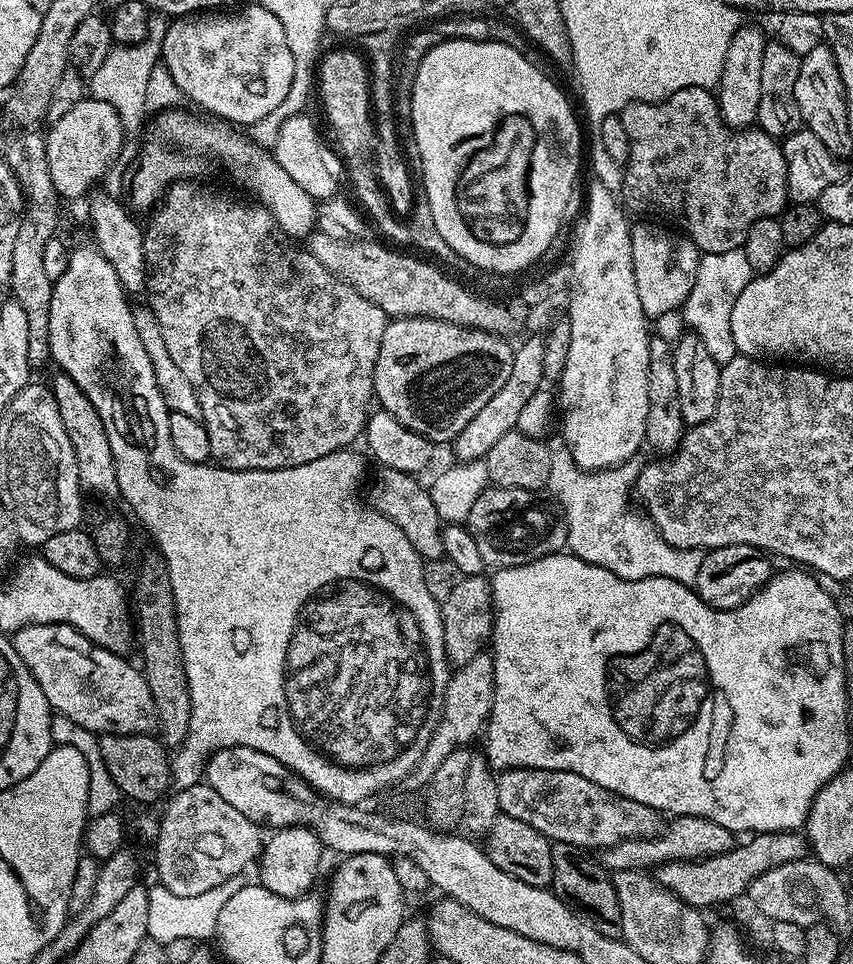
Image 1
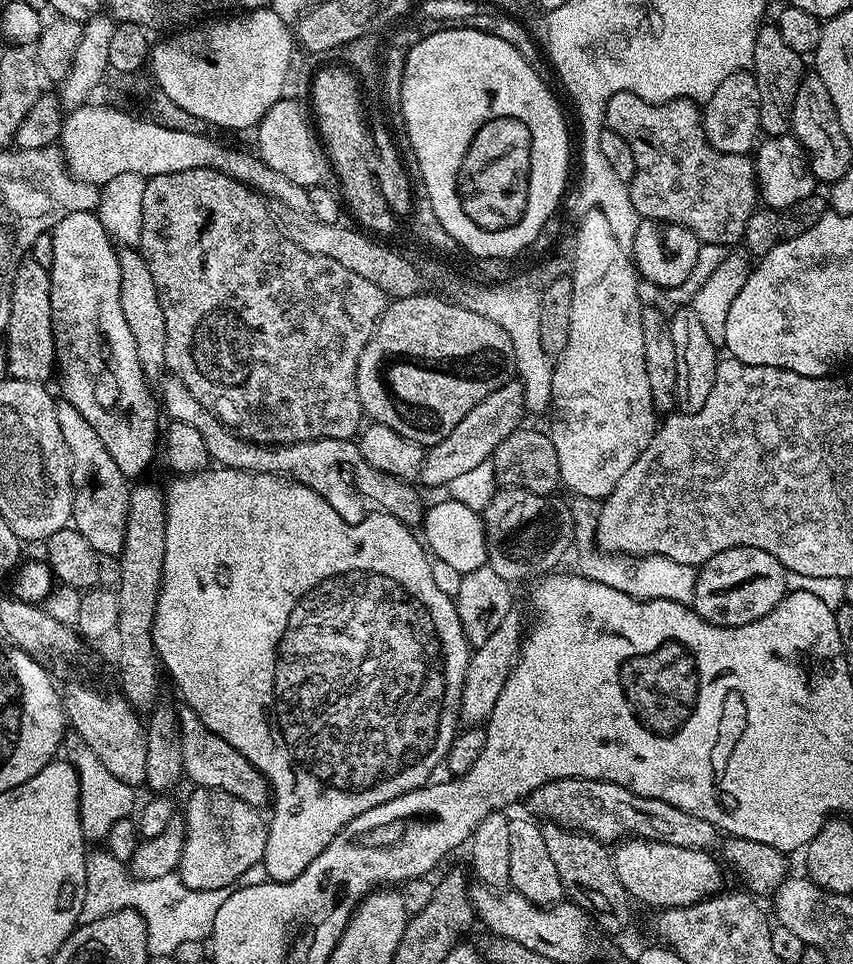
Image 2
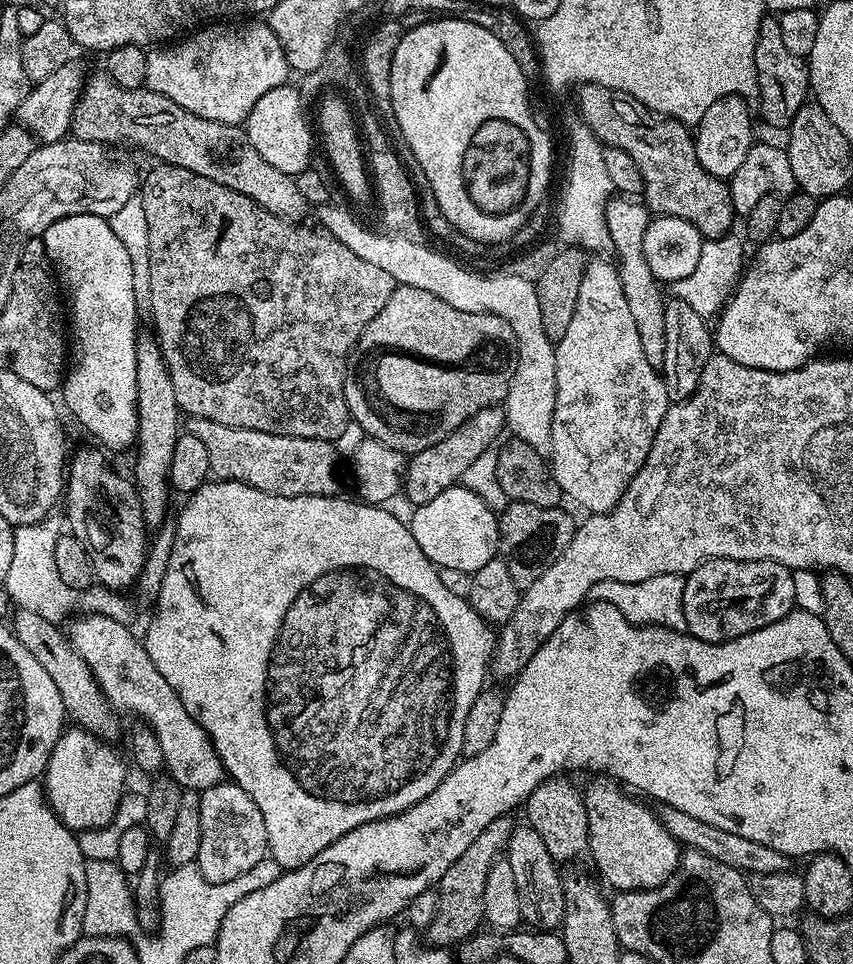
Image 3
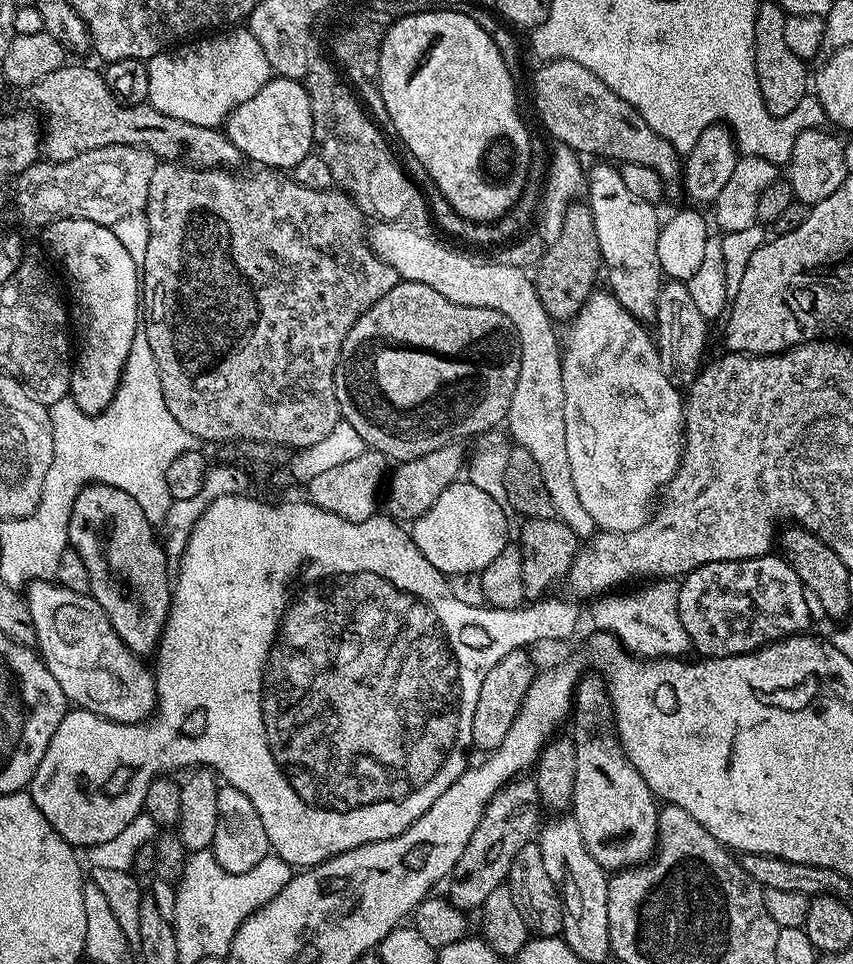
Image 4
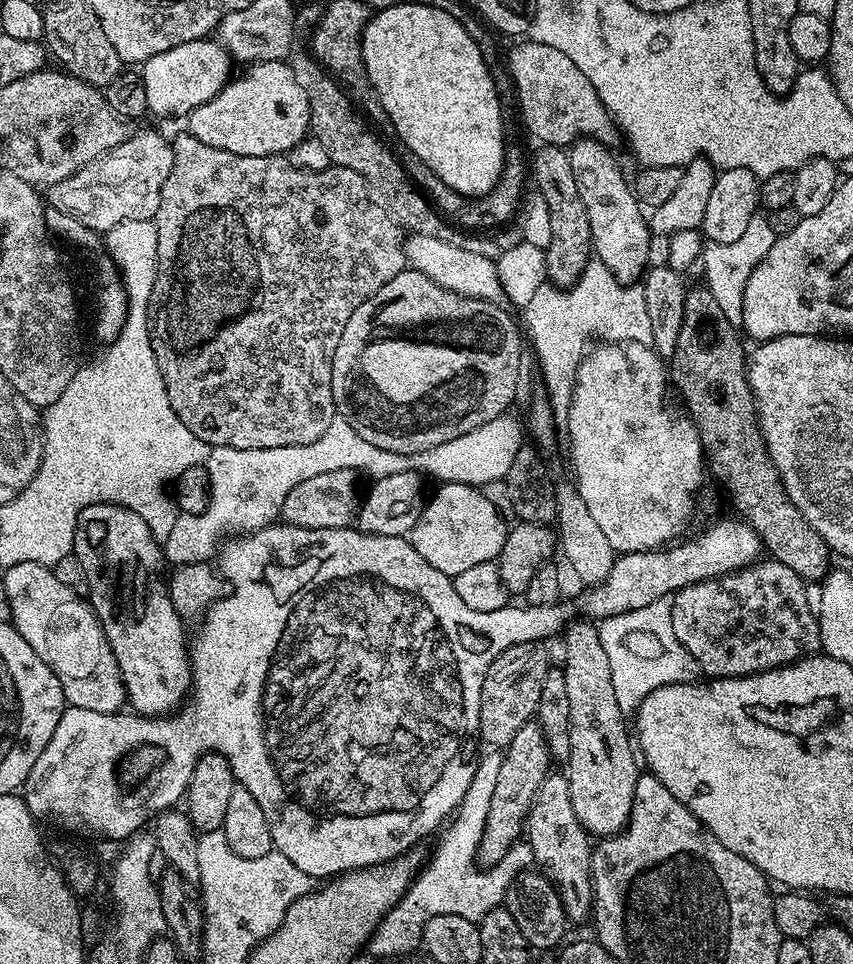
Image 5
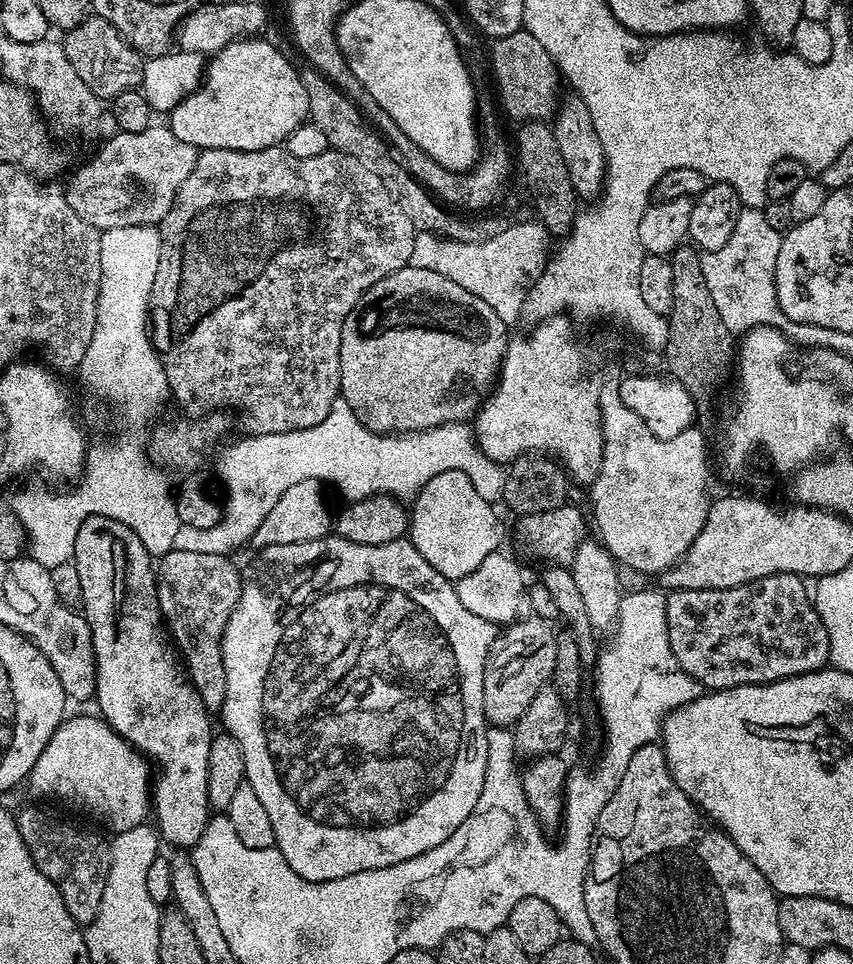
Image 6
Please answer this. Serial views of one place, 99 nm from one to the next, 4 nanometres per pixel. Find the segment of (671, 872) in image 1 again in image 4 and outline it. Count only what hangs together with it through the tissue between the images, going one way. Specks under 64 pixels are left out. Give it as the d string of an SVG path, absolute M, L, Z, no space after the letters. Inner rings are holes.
M591 674L576 685L576 694L572 698L570 713L570 735L576 743L578 767L574 773L574 794L572 795L571 815L574 817L578 830L582 834L582 842L586 850L601 864L605 870L635 868L636 865L653 859L656 851L656 818L658 800L652 795L650 786L646 786L646 778L634 770L634 766L626 758L620 748L616 729L612 718L612 703L608 697L608 685L603 675Z

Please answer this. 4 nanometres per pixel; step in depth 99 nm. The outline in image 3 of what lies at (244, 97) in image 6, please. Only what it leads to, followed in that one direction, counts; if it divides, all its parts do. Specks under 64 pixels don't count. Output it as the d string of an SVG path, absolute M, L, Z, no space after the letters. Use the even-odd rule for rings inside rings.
M286 82L274 90L266 90L266 94L254 102L254 110L250 110L246 121L246 131L250 146L254 146L254 150L258 150L258 154L270 162L270 166L282 170L282 174L295 177L313 163L314 128L309 113L308 116L304 113L304 100L299 90L291 88L291 83Z

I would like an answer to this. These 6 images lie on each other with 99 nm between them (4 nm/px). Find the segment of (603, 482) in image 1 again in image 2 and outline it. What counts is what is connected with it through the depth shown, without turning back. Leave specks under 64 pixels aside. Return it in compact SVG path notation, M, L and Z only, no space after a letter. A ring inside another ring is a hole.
M580 498L575 502L577 504L571 505L574 548L575 551L584 552L580 556L579 575L585 576L587 580L602 582L614 590L622 590L622 594L630 594L636 600L673 600L679 604L691 605L697 574L693 565L674 562L665 556L621 556L597 550L594 547L597 513L593 501Z

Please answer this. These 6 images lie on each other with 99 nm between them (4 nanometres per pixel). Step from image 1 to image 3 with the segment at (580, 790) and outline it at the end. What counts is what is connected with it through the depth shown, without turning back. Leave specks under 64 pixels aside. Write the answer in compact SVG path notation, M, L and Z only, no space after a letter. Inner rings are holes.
M669 804L659 805L658 815L661 826L675 838L677 844L694 848L702 854L710 854L710 858L714 858L717 862L726 862L726 866L734 870L751 874L753 877L789 871L789 856L774 850L774 846L762 846L762 842L742 838L742 834L734 834L732 828L722 830L719 826L710 826L710 822L701 822L700 819L693 818L691 814L685 814L682 810L674 810L674 806Z

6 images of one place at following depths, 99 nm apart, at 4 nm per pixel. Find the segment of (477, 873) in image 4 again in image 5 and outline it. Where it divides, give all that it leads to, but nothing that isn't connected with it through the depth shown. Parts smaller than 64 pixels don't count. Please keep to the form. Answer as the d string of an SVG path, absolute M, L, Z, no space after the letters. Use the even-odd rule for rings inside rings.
M536 722L522 726L522 730L518 730L518 734L510 738L502 755L504 761L502 766L498 766L498 778L490 798L490 810L486 814L485 829L482 830L481 842L476 850L476 860L484 866L498 863L512 849L513 844L521 839L538 786L542 786L542 782L550 775L551 768L548 767L553 767L554 764L546 746L544 729Z

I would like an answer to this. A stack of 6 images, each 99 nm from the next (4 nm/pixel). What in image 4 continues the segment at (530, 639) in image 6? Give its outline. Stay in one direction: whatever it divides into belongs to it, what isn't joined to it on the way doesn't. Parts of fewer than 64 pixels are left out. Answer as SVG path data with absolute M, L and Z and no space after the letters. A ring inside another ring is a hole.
M528 648L510 650L510 654L506 654L506 658L502 658L502 662L498 662L498 666L494 666L494 670L490 670L490 674L486 674L482 681L482 690L478 690L478 703L474 705L474 723L470 725L472 748L480 751L480 754L493 752L502 746L506 733L514 724L526 690L530 690L538 674L538 667L536 668L530 653Z

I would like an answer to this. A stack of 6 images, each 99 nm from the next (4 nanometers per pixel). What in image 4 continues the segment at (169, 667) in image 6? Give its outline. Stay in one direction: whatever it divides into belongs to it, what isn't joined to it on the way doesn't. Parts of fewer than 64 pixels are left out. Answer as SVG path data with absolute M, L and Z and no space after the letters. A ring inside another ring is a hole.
M87 484L74 498L74 506L70 514L68 527L68 543L78 554L82 554L82 562L86 562L86 570L90 570L90 595L102 606L110 626L122 638L122 642L134 655L144 658L155 653L160 635L164 632L164 623L172 605L172 585L168 555L164 553L164 545L159 539L152 537L154 526L142 514L142 506L130 498L122 490L105 484Z

